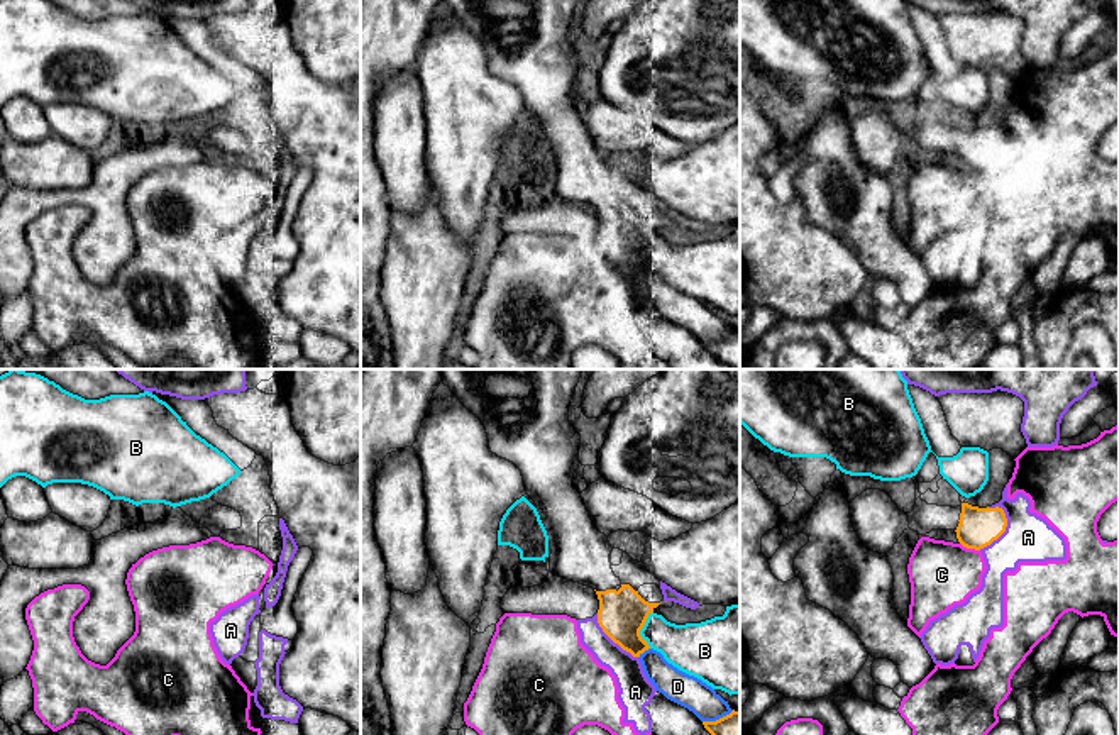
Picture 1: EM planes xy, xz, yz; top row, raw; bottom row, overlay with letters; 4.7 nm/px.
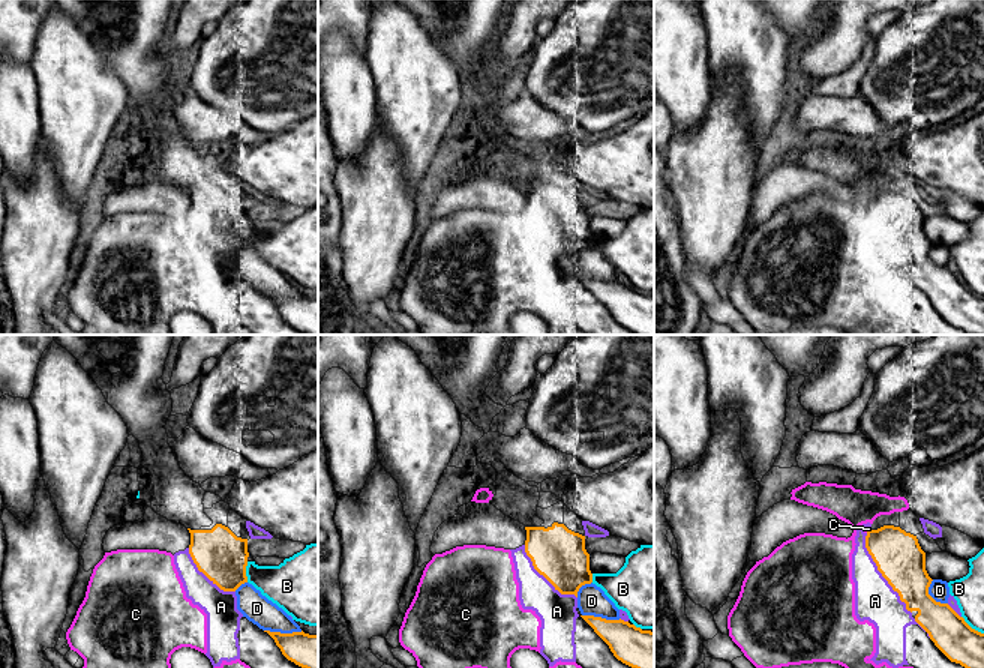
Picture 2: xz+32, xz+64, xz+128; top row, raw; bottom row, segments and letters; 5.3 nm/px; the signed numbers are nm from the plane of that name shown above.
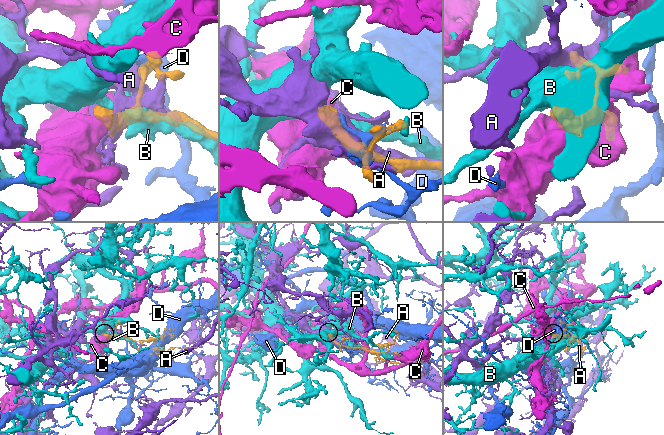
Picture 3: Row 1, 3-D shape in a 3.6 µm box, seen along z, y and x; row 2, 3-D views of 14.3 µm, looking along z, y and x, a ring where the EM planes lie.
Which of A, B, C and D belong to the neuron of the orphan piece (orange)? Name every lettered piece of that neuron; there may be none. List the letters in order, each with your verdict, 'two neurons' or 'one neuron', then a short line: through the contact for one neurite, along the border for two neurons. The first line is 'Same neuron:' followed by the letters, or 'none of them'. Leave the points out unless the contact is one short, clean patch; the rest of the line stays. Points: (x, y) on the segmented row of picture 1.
Same neuron: none of them
A: two neurons
B: two neurons
C: two neurons
D: two neurons

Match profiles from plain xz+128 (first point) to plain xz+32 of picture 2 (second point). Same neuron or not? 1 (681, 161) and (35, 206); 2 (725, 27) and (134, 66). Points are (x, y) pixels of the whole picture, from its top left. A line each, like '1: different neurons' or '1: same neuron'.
1: same neuron
2: different neurons

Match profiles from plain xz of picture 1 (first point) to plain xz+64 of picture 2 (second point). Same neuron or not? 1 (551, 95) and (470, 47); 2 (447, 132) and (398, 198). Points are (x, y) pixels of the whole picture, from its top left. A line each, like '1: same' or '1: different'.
1: same
2: different

